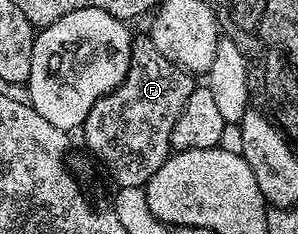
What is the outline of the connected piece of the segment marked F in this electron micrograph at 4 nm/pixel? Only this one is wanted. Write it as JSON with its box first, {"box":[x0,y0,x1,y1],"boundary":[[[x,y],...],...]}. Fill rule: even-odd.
{"box":[85,36,195,188],"boundary":[[[147,36],[133,44],[133,63],[127,76],[111,91],[98,97],[85,118],[85,142],[98,160],[109,169],[118,187],[144,188],[171,155],[171,128],[195,89],[194,75],[176,66]]]}

